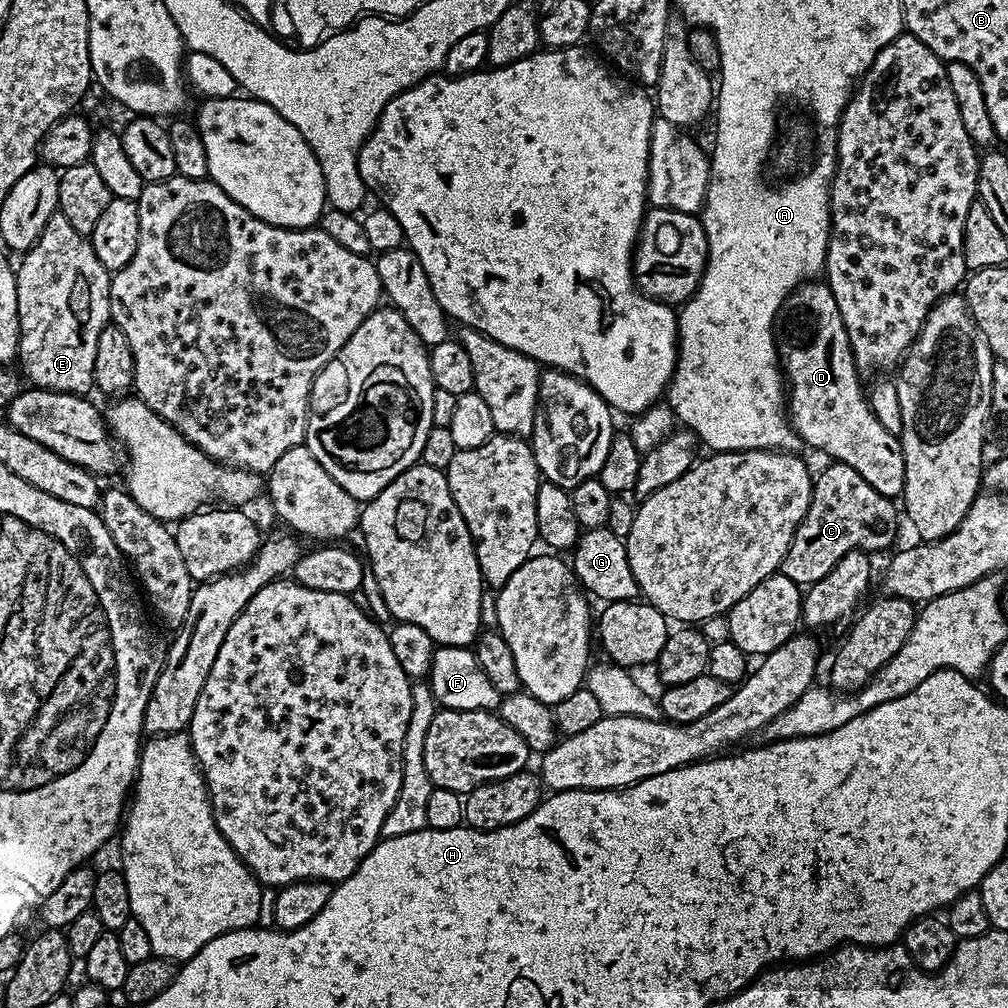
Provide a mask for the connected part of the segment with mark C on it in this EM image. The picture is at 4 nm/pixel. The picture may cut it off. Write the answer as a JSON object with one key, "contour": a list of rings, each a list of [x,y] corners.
{"contour":[[[835,462],[829,465],[821,476],[815,477],[810,506],[794,530],[778,569],[779,575],[801,586],[811,586],[826,578],[826,574],[830,574],[846,554],[857,549],[877,554],[883,548],[891,549],[896,540],[898,508],[892,505],[895,504],[893,497],[878,494],[878,490],[874,490],[858,470],[850,470],[850,466]]]}

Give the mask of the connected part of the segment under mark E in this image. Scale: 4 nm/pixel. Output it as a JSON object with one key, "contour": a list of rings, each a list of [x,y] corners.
{"contour":[[[59,211],[46,222],[42,234],[21,260],[16,268],[19,367],[29,385],[84,396],[93,391],[98,334],[110,320],[110,274],[98,262],[91,239],[78,234]]]}

